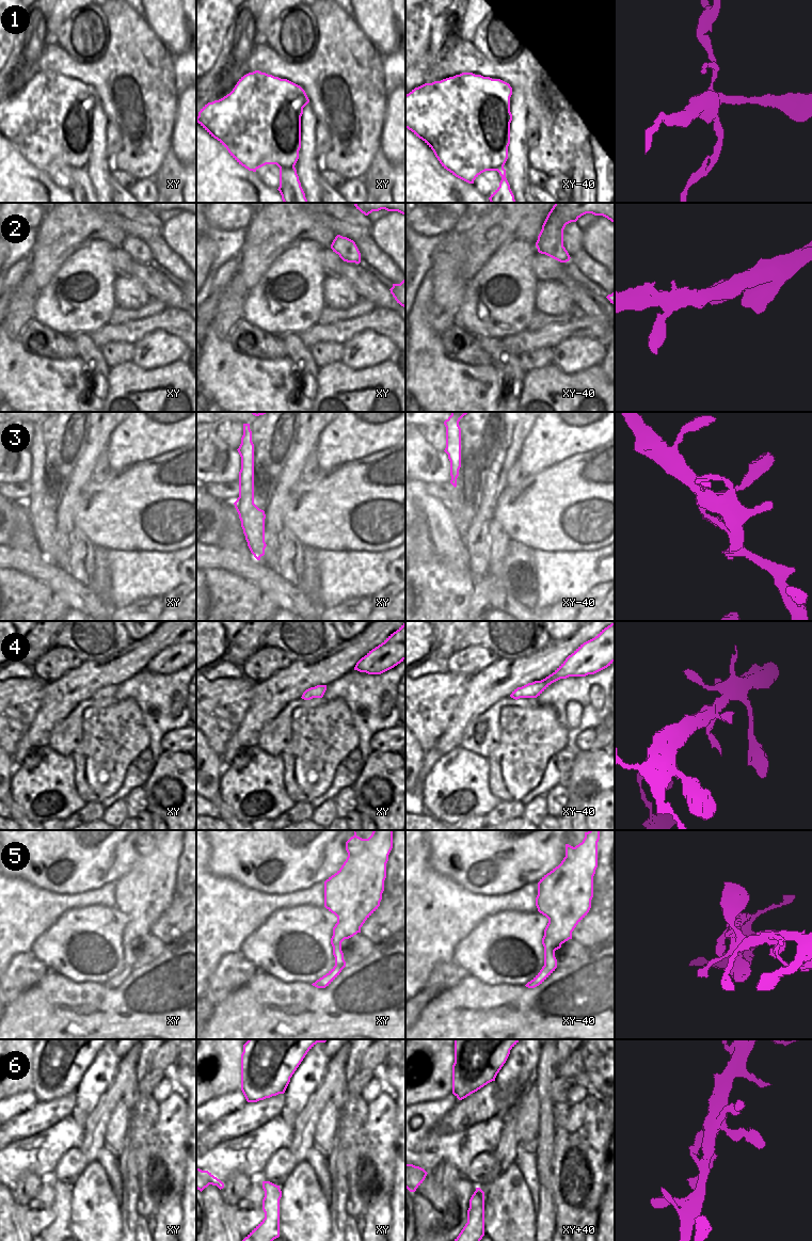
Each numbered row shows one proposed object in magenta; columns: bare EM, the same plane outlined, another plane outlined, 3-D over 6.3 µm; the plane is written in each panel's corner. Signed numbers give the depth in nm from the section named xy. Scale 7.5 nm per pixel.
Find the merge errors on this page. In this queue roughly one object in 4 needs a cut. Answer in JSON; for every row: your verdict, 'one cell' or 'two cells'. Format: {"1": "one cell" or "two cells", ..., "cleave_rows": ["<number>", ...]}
{"1": "two cells", "2": "one cell", "3": "one cell", "4": "one cell", "5": "one cell", "6": "one cell", "cleave_rows": ["1"]}

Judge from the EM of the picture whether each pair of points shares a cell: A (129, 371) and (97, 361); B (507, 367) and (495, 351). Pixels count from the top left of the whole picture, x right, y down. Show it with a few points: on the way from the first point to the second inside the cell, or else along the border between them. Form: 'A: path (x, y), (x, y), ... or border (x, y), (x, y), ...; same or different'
A: border (111, 367), (108, 374), (108, 388), (106, 392); different
B: path (505, 363), (499, 355); same

